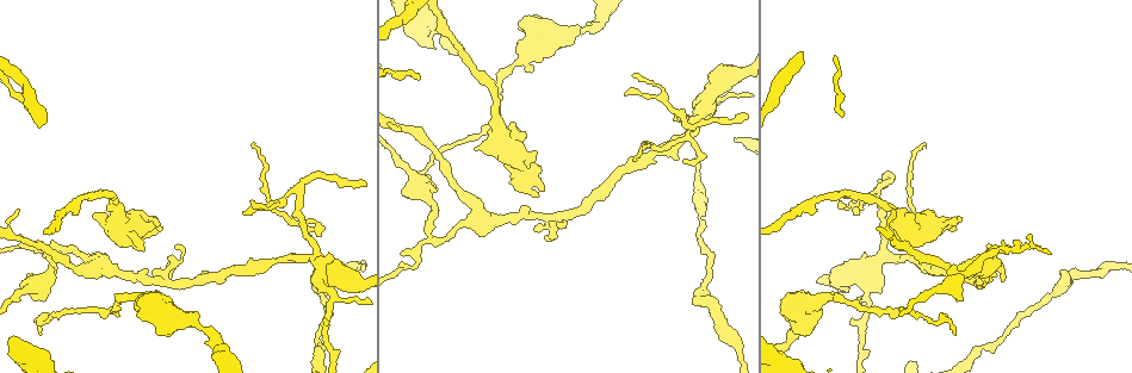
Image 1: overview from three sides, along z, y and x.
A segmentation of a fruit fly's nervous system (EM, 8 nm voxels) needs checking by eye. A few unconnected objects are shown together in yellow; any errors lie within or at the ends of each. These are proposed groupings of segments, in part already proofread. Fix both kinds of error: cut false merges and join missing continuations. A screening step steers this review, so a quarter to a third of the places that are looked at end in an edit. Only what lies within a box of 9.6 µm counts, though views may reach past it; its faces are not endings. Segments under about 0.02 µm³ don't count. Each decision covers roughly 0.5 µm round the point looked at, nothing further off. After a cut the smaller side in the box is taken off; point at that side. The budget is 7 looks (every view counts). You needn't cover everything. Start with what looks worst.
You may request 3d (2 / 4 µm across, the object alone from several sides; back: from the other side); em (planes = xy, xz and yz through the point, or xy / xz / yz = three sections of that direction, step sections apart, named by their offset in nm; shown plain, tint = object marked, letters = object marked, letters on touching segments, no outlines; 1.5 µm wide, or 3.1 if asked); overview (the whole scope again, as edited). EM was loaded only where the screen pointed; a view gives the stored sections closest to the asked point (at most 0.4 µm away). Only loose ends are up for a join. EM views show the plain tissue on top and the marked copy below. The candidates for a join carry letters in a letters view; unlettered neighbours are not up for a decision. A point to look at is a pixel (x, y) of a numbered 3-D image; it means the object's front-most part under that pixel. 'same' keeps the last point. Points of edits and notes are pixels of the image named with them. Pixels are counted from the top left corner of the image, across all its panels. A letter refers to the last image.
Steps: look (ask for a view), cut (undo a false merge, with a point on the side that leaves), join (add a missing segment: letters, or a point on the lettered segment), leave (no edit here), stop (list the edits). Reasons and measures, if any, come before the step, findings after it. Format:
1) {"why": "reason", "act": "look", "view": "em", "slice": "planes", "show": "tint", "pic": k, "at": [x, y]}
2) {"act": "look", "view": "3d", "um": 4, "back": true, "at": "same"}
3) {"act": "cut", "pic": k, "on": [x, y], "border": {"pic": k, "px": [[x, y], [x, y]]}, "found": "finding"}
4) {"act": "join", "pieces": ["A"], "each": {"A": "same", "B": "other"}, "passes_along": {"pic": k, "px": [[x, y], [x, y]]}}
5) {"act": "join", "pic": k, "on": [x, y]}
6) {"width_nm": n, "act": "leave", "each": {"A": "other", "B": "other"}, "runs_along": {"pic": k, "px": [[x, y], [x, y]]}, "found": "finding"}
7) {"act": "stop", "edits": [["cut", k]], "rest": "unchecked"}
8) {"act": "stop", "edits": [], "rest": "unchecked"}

{"why": "side arm on a straight run", "act": "look", "view": "em", "slice": "xy", "step": 4, "show": "tint", "pic": 1, "at": [441, 239]}

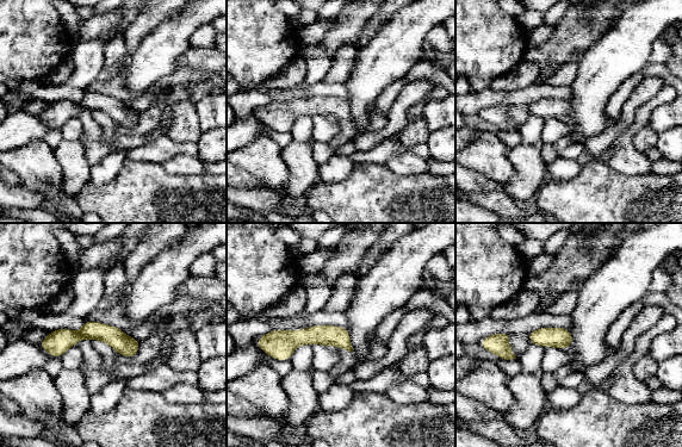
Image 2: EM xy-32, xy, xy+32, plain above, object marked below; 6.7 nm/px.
{"why": "cut it another way", "act": "look", "view": "em", "slice": "planes", "show": "letters", "at": "same"}

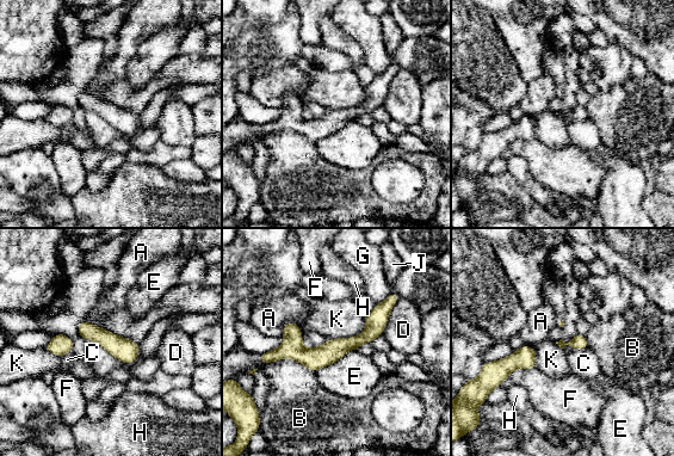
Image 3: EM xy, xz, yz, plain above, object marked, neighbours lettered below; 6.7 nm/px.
{"act": "leave", "each": {"A": "other", "B": "other", "C": "other", "D": "other", "E": "other", "F": "other", "G": "other", "H": "other", "J": "other", "K": "other"}, "border": {"pic": 3, "px": [[365, 316], [360, 333], [327, 339]]}, "found": "one cell here"}

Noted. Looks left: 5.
{"act": "look", "view": "em", "slice": "planes", "show": "letters", "pic": 1, "at": [955, 226]}

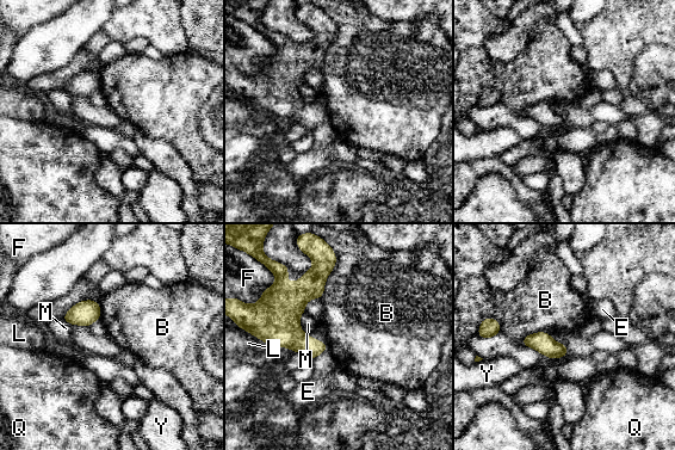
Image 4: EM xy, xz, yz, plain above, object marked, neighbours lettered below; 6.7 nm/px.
{"act": "leave", "each": {"B": "other", "E": "other", "F": "other", "L": "other", "M": "other", "Q": "other", "Y": "other"}, "border": {"pic": 4, "px": [[336, 258], [321, 299]]}, "found": "none of them fits"}

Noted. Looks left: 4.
{"why": "calibre changes", "act": "look", "view": "em", "slice": "planes", "show": "tint", "pic": 1, "at": [22, 290]}

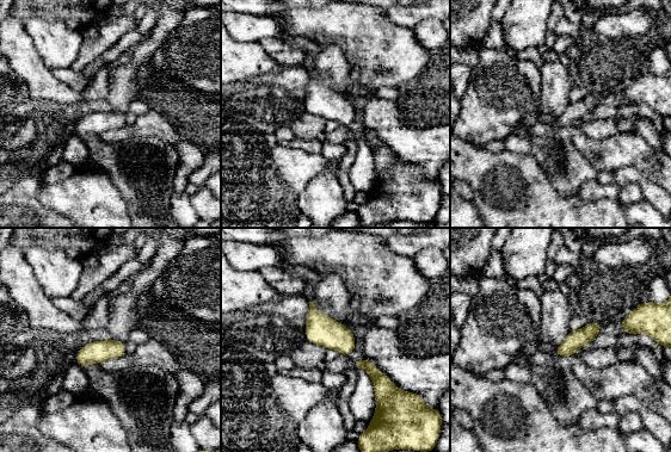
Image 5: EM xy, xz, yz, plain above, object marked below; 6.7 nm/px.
{"act": "look", "view": "em", "slice": "planes", "show": "letters", "at": "same"}

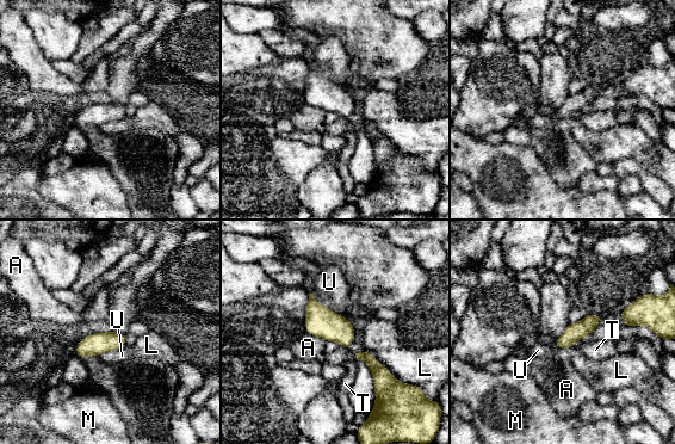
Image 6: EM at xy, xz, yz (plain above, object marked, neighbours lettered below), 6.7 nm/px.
{"act": "leave", "each": {"A": "other", "L": "other", "M": "other", "T": "other", "U": "other"}, "border": {"pic": 6, "px": [[107, 330], [90, 333], [76, 345]]}, "found": "continuous, no second cell"}

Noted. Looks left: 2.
{"act": "stop", "edits": [], "rest": "unchecked"}

